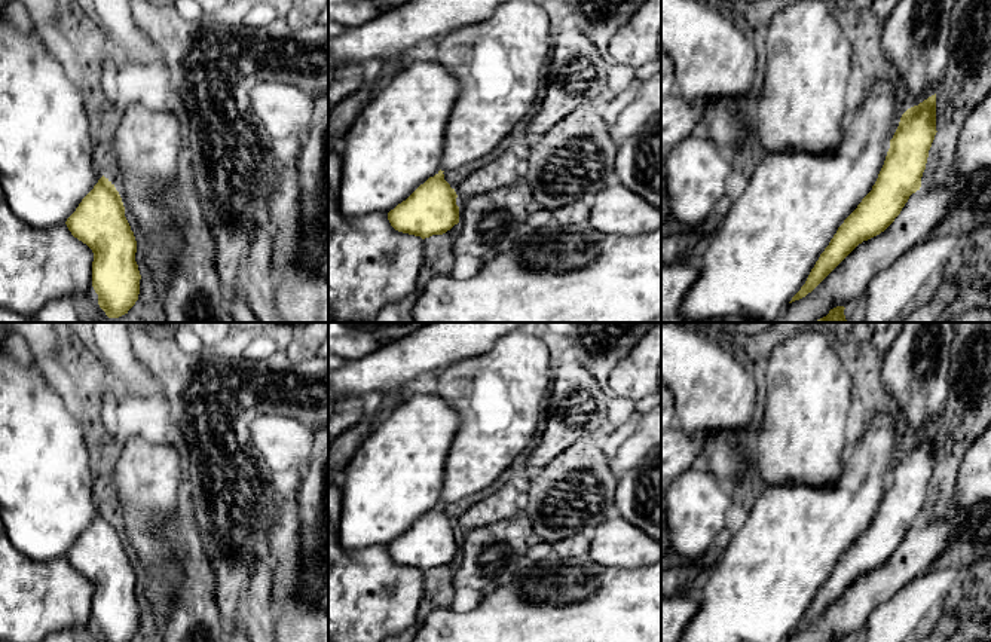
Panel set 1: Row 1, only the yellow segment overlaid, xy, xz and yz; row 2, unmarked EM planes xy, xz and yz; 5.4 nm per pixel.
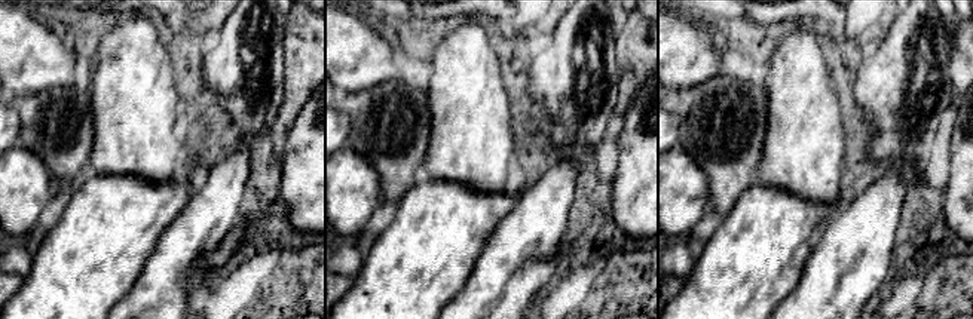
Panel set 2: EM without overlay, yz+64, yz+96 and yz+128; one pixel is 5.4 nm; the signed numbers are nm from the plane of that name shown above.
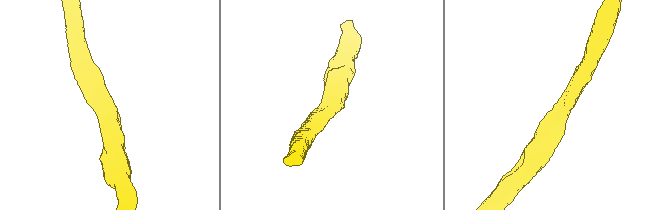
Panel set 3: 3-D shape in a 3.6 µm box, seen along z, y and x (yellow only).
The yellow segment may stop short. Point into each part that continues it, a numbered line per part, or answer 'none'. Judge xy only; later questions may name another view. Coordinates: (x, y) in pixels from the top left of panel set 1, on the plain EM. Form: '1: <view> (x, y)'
1: xy (48, 492)

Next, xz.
1: xz (394, 479)

